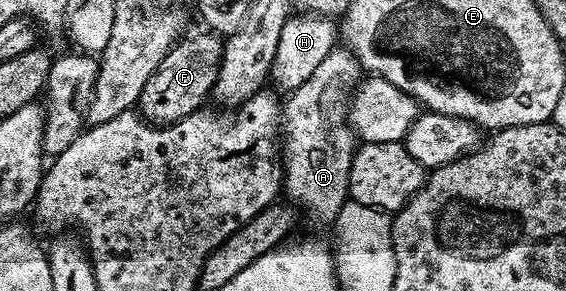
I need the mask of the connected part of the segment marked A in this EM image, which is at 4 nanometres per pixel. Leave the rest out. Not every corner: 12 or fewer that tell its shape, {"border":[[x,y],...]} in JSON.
{"border":[[337,47],[282,105],[282,189],[320,221],[349,200],[361,77]]}

